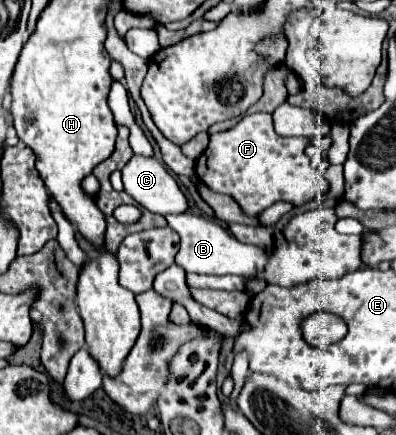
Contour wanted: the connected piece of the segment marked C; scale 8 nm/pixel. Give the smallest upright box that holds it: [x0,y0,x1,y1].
[122,154,188,216]

